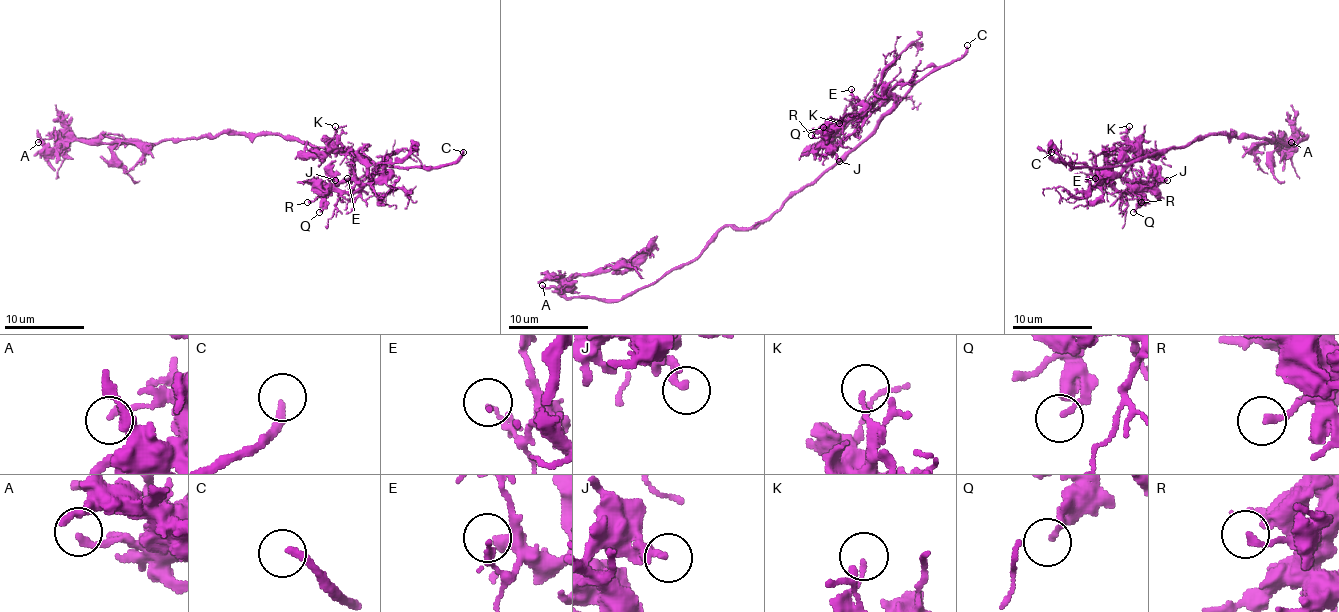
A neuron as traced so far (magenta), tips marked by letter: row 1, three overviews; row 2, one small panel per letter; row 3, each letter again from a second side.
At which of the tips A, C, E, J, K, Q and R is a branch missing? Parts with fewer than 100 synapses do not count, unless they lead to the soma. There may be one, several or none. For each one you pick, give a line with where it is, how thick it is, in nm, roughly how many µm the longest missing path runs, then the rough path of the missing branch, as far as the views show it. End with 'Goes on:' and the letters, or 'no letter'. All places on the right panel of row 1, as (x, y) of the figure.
C: Place: (1051, 152). Thickness 240 nm. Missing length about 35 µm
Goes on: C

